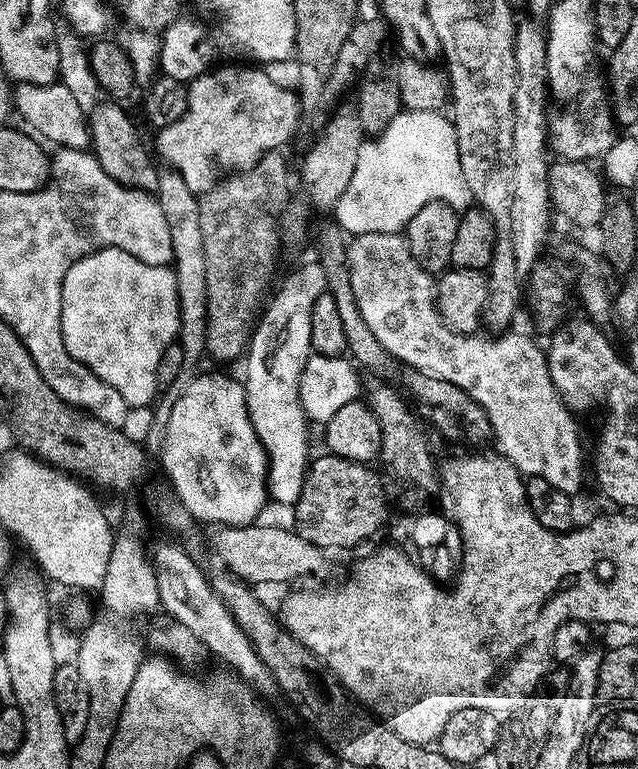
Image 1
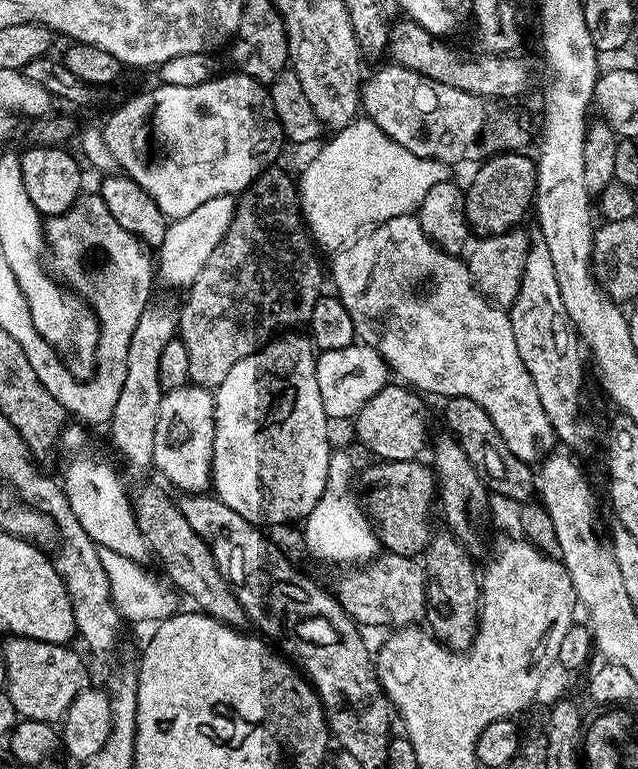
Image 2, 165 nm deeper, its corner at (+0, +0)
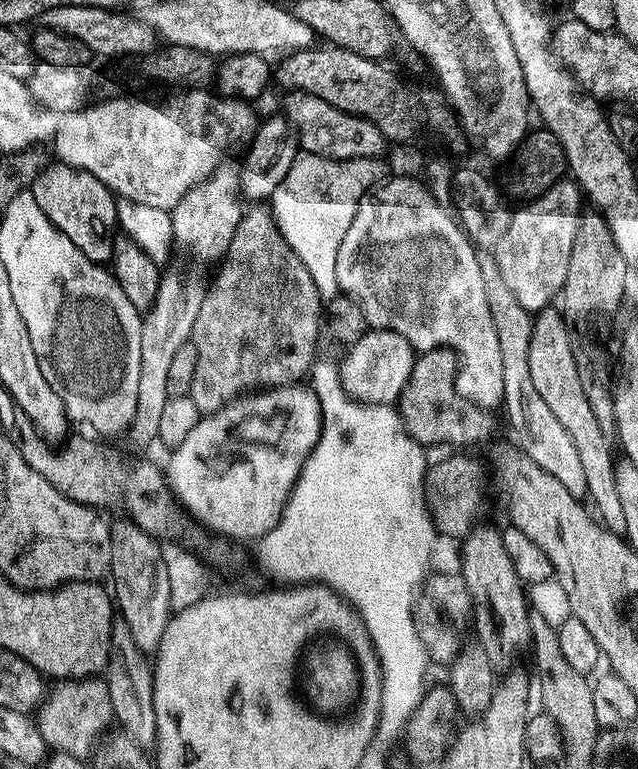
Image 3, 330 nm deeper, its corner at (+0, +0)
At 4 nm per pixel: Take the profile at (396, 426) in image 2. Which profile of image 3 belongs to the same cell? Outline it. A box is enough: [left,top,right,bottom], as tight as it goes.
[398,348,495,446]

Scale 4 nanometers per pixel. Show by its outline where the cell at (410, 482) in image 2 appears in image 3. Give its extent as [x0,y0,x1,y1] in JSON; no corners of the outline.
[424,456,486,538]

